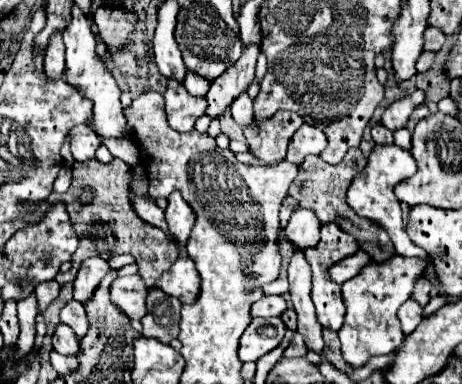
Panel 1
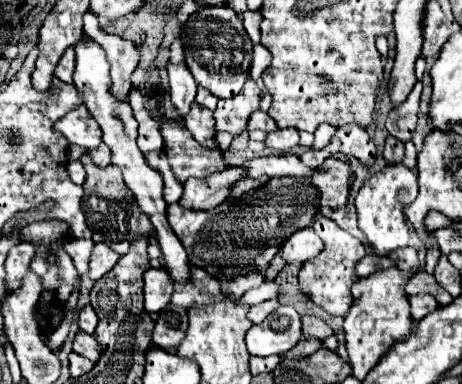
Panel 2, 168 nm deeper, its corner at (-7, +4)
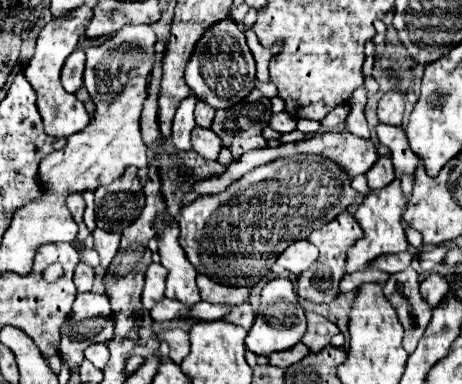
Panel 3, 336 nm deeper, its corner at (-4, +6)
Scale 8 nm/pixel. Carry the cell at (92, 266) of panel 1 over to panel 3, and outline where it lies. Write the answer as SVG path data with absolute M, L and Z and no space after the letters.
M96 228L92 236L94 236L94 250L100 254L102 268L108 268L118 252L118 244L122 236L118 232L104 232L102 228Z

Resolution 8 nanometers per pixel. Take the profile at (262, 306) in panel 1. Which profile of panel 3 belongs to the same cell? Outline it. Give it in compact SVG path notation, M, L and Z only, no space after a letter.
M246 302L246 304L240 304L240 306L234 306L234 308L224 316L224 320L232 322L232 324L238 324L238 326L242 326L242 328L246 328L246 330L250 330L252 324L254 324L252 306L250 306L248 302Z

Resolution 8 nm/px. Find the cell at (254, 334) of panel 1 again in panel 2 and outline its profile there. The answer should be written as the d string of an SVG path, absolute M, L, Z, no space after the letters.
M279 306L261 324L247 330L245 342L253 356L285 354L301 338L301 318L291 306Z

